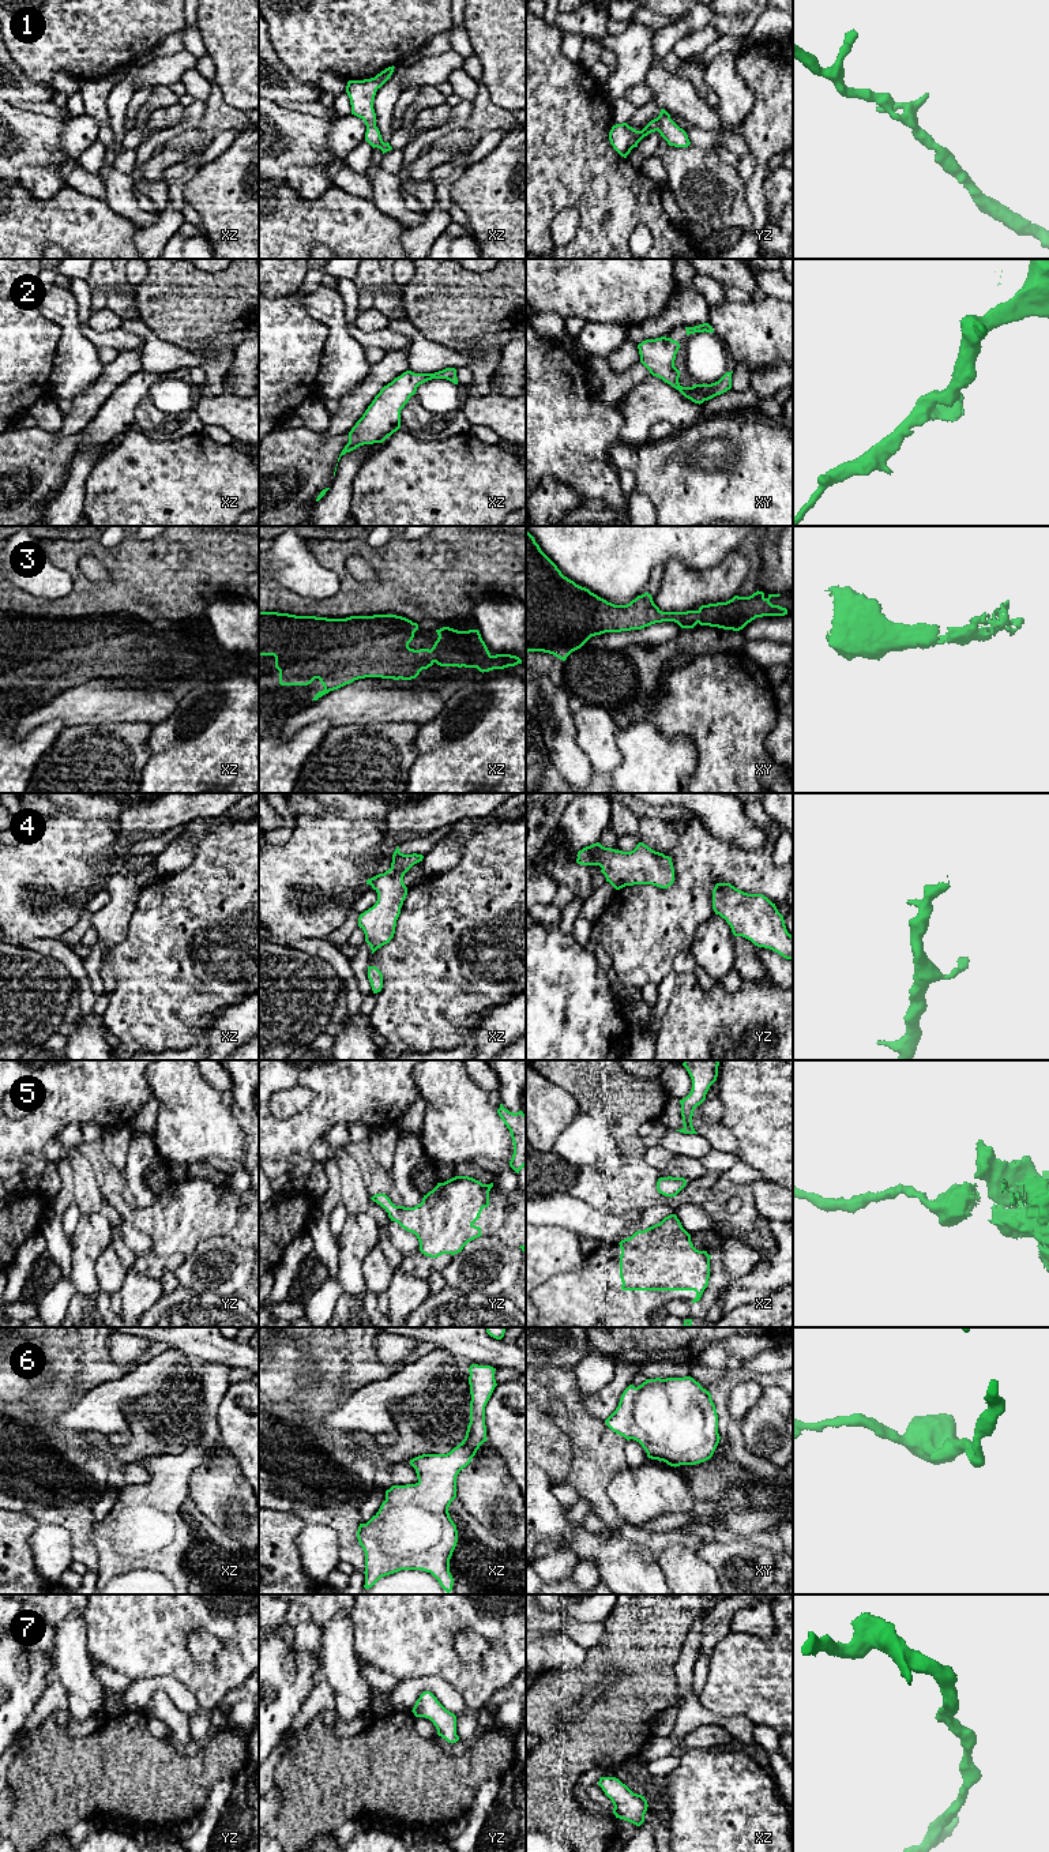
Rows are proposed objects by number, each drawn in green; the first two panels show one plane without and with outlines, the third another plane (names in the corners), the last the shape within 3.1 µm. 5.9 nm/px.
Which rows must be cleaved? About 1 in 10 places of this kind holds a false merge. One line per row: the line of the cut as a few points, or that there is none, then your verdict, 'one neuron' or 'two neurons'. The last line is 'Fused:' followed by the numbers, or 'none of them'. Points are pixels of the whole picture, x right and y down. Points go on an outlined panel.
1: cut none; one neuron
2: cut none; one neuron
3: cut none; one neuron
4: cut none; one neuron
5: cut none; one neuron
6: cut none; one neuron
7: cut none; one neuron
Fused: none of them

